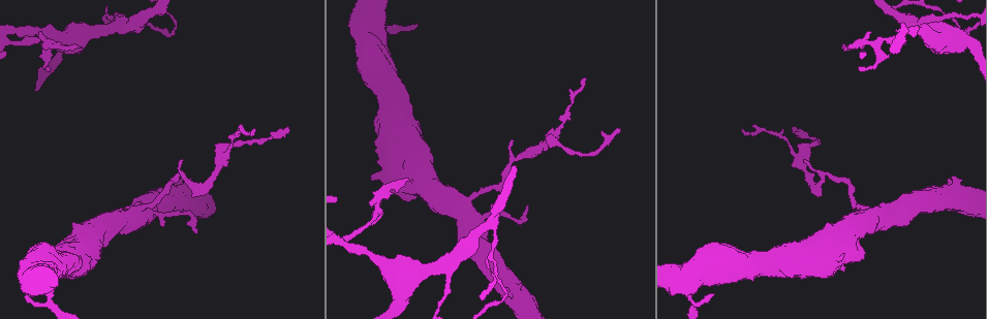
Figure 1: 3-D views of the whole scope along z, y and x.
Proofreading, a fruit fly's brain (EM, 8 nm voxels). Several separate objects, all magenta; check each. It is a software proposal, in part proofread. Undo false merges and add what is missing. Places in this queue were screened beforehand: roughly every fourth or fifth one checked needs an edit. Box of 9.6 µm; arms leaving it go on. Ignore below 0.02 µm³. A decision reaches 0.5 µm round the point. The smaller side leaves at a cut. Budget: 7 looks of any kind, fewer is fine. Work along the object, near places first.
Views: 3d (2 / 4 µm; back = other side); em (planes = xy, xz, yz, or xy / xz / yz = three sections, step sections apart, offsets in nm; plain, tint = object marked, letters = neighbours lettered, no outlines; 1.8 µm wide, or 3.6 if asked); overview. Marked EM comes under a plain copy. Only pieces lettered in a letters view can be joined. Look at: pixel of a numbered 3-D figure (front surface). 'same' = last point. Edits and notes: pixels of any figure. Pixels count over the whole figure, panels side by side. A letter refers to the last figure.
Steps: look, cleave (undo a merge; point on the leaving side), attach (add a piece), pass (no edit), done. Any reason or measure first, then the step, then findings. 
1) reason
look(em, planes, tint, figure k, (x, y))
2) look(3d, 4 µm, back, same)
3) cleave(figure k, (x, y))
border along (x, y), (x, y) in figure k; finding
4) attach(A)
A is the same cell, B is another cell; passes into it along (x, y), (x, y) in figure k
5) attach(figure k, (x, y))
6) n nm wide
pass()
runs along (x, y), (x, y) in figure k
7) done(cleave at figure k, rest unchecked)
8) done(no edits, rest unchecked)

thin end
look(em, planes, letters, figure 1, (618, 128))

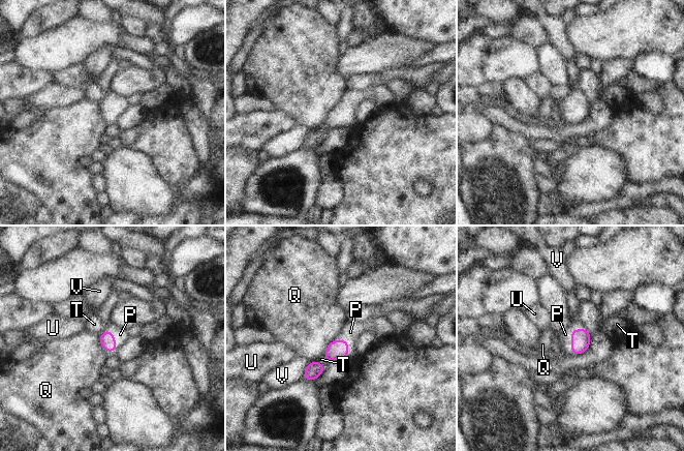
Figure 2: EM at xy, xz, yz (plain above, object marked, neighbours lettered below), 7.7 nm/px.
120 nm wide
attach(P)
P is the same cell, Q, T, U and V are other cells; passes into it along (337, 349), (347, 348), (350, 332) in figure 2; the neuron continues

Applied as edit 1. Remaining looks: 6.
branch stops here
look(em, xz, step 8, tint, figure 1, (843, 48))

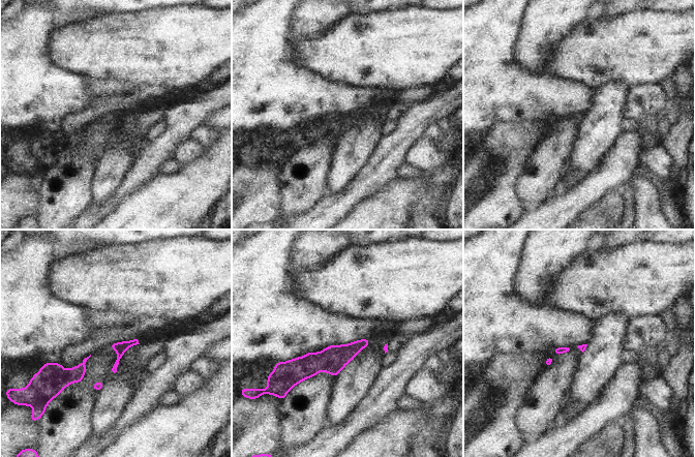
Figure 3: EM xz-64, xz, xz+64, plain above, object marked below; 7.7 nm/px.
look(em, planes, tint, same)

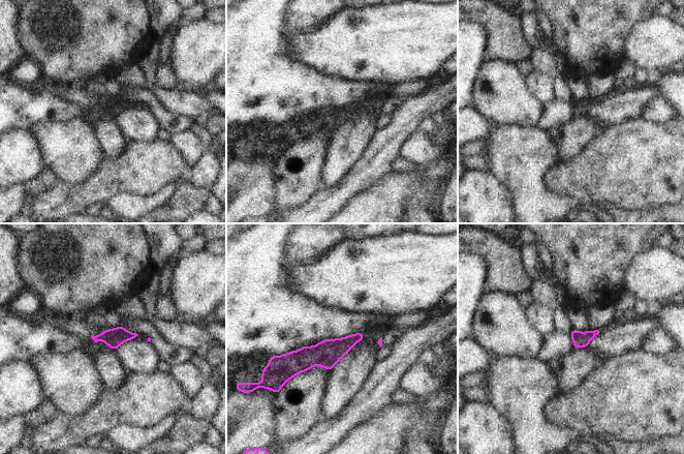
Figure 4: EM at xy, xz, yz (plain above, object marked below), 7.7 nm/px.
look(em, planes, letters, same)

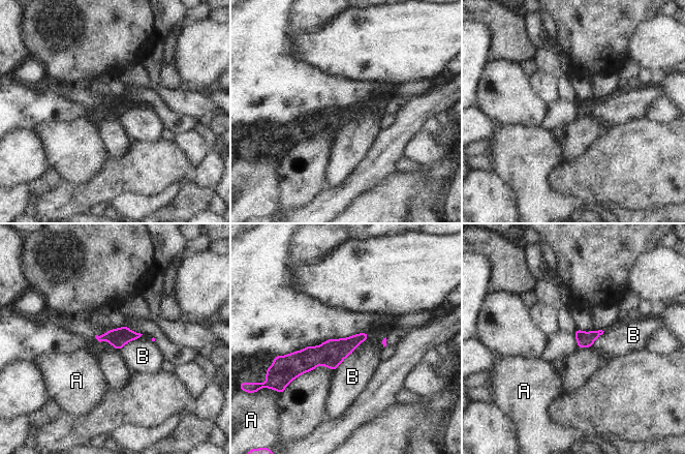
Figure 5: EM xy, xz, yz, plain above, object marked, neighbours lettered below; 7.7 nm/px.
pass()
A and B are other cells; runs along (365, 335), (330, 354), (288, 361) in figure 5; no lettered piece goes on from it

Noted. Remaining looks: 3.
look(em, 3.6 µm, planes, letters, figure 1, (367, 20))

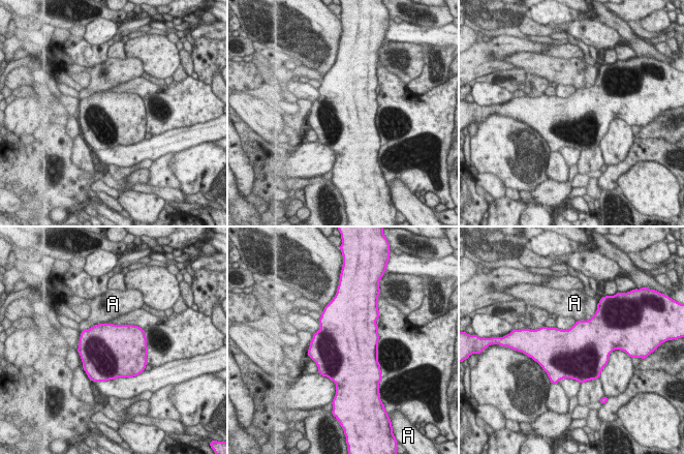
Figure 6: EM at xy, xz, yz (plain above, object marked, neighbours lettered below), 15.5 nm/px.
pass()
A is another cell; border along (595, 313), (587, 320), (577, 321) in figure 6; all the same neuron

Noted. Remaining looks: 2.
done(attach at figure 2, rest unchecked)

